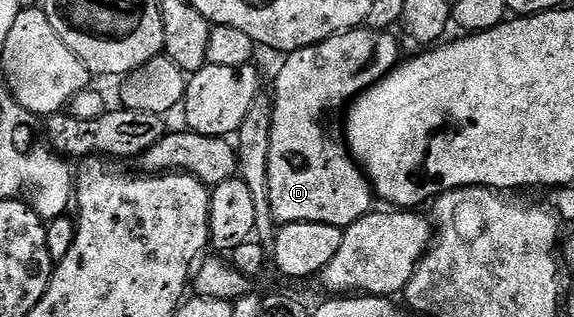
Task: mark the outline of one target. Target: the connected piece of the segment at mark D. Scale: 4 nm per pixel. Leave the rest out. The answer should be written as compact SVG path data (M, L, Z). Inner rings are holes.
M360 26L357 28L350 28L347 32L339 32L335 36L325 38L321 42L317 42L313 46L305 46L301 50L290 53L286 57L287 60L279 68L279 73L275 76L275 92L273 91L273 107L271 109L271 145L269 146L269 202L271 203L271 217L275 219L276 225L282 226L285 224L292 224L293 222L321 222L329 226L337 226L345 229L353 222L357 222L361 217L366 216L368 212L372 211L373 204L373 189L371 181L364 175L362 168L351 159L348 149L342 143L339 144L330 136L329 133L323 129L323 115L326 114L330 108L342 109L344 105L355 99L359 93L364 92L367 88L382 80L384 76L388 76L395 65L400 63L401 55L399 56L399 44L391 37L392 33L387 30L380 30L378 28L368 28Z

